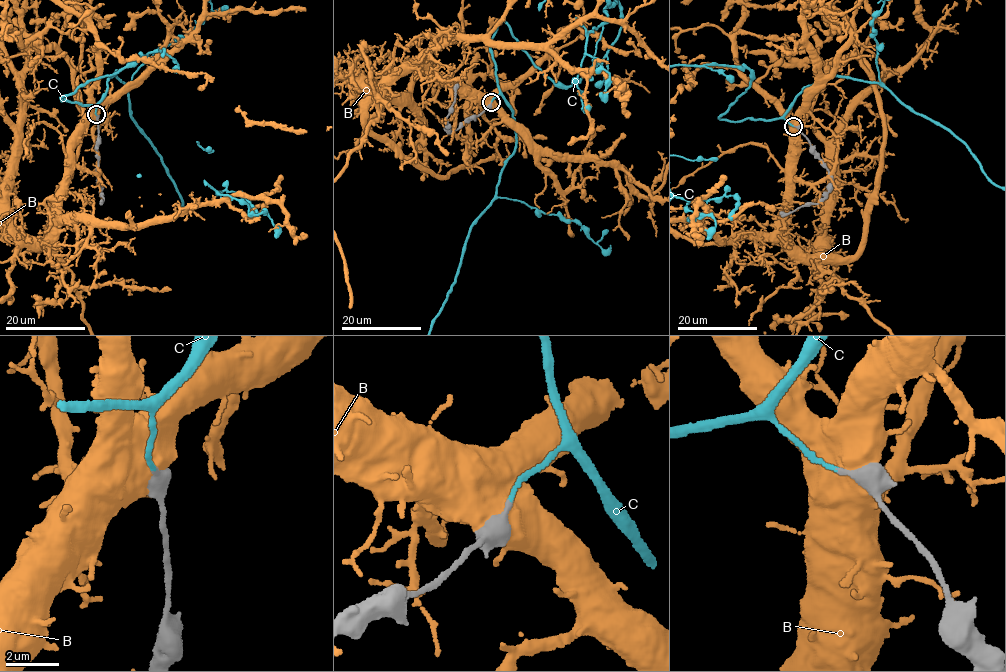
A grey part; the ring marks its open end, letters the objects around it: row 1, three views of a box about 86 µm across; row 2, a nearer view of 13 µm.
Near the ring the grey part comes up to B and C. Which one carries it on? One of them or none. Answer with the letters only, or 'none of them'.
C

